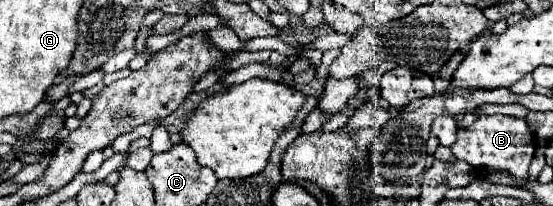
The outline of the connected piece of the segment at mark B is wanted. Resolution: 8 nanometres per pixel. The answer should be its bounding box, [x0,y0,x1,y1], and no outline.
[450,115,536,179]

